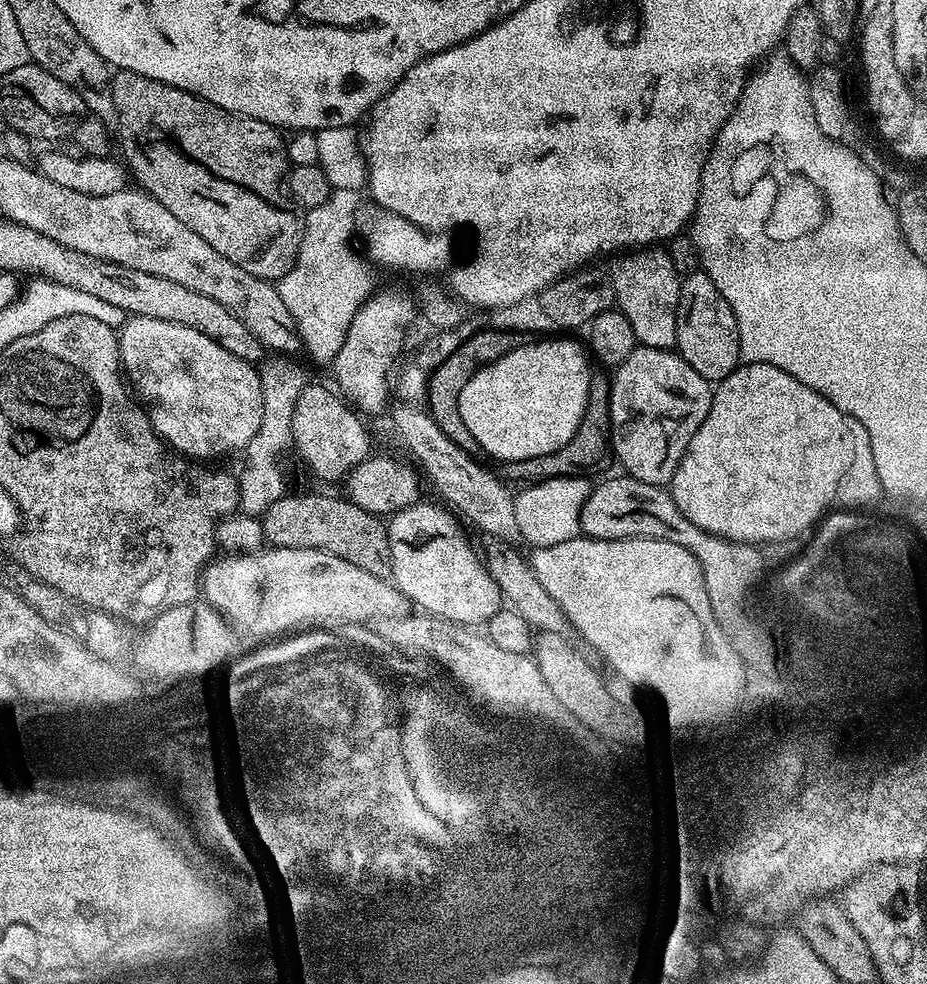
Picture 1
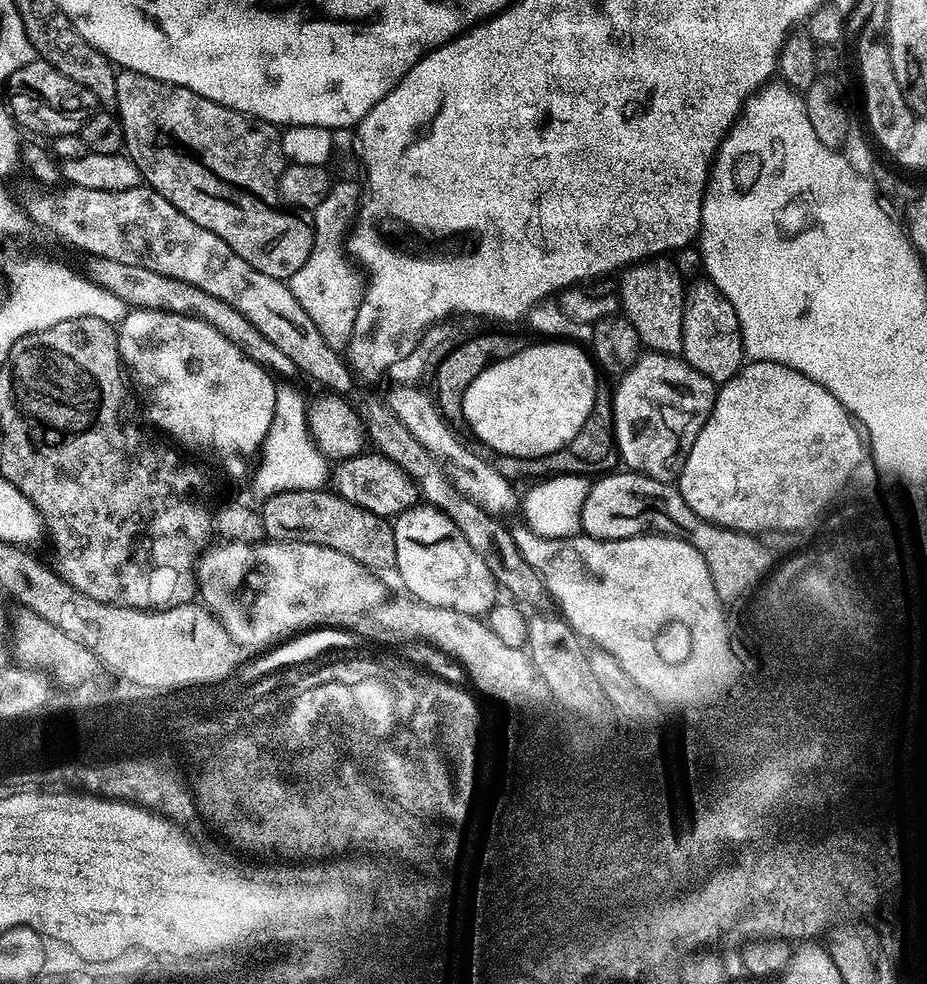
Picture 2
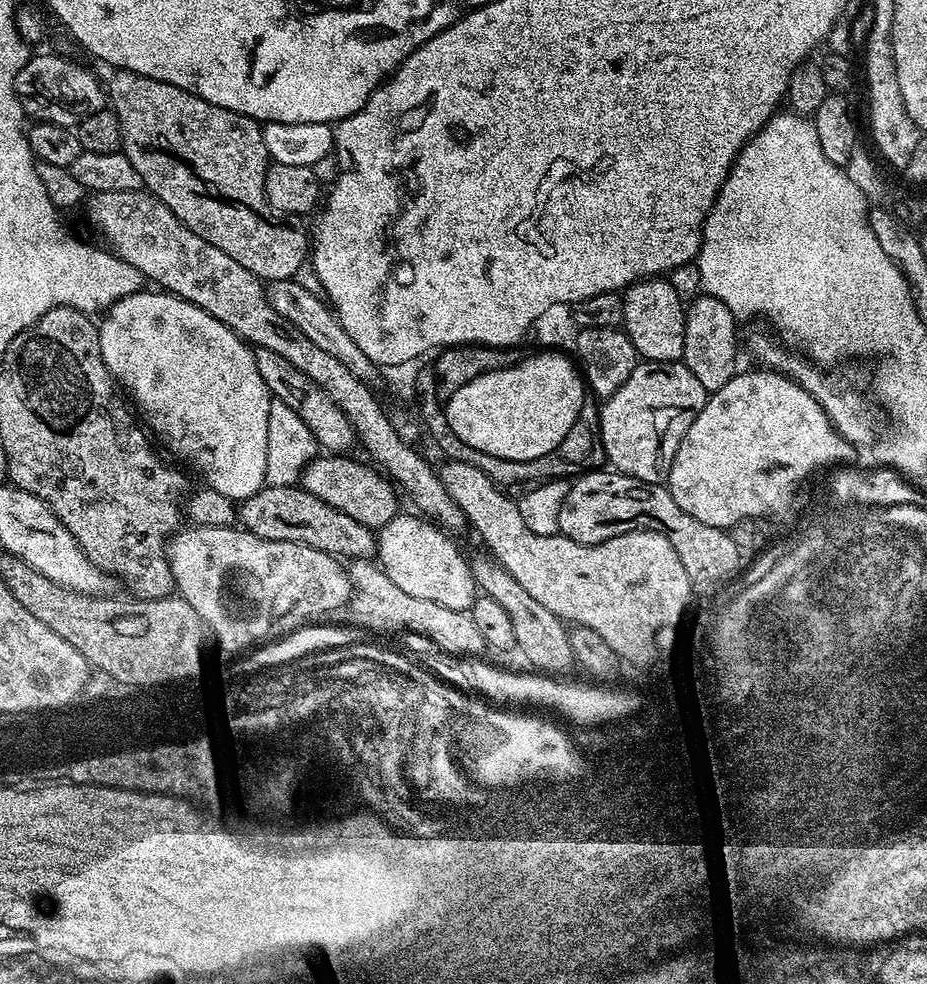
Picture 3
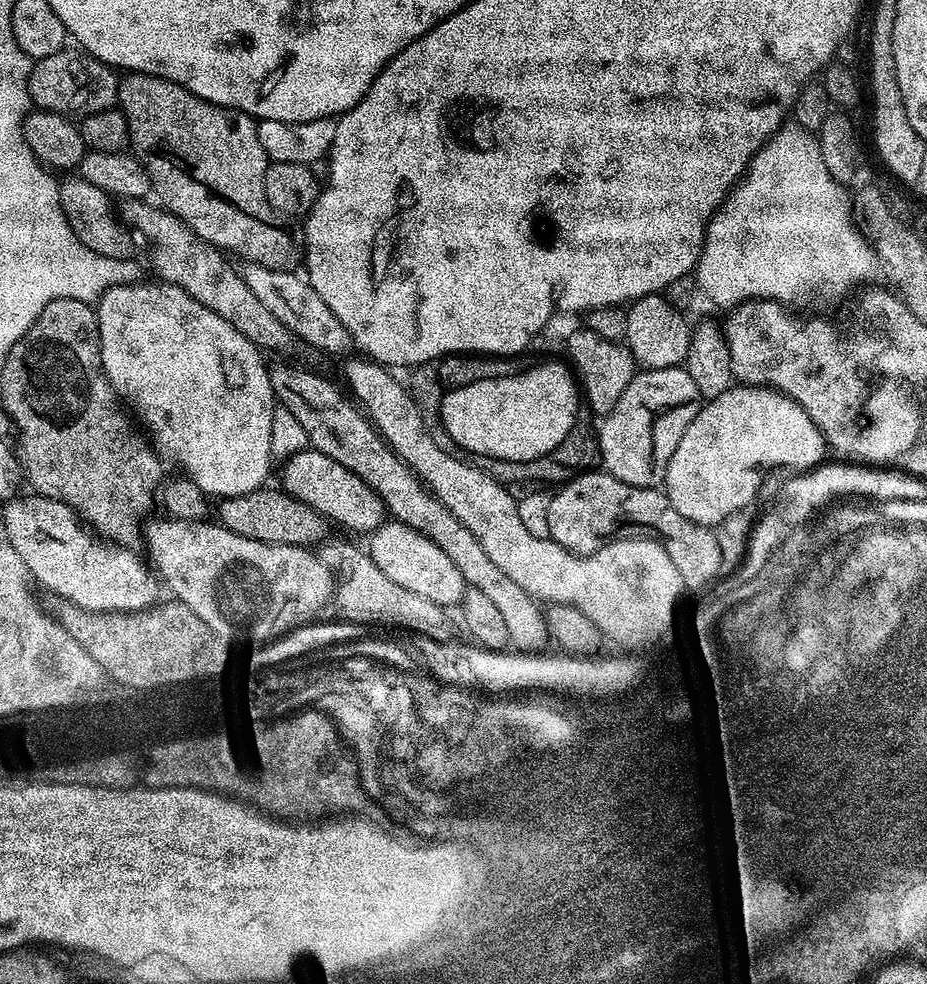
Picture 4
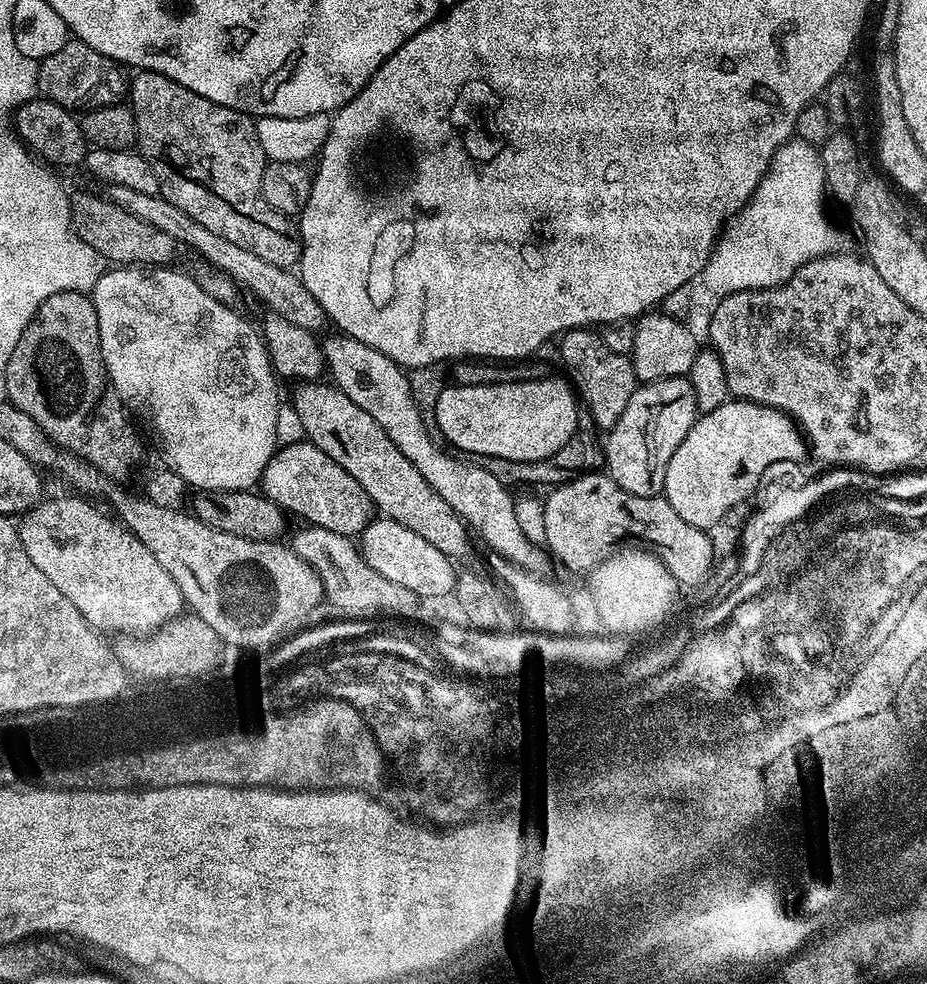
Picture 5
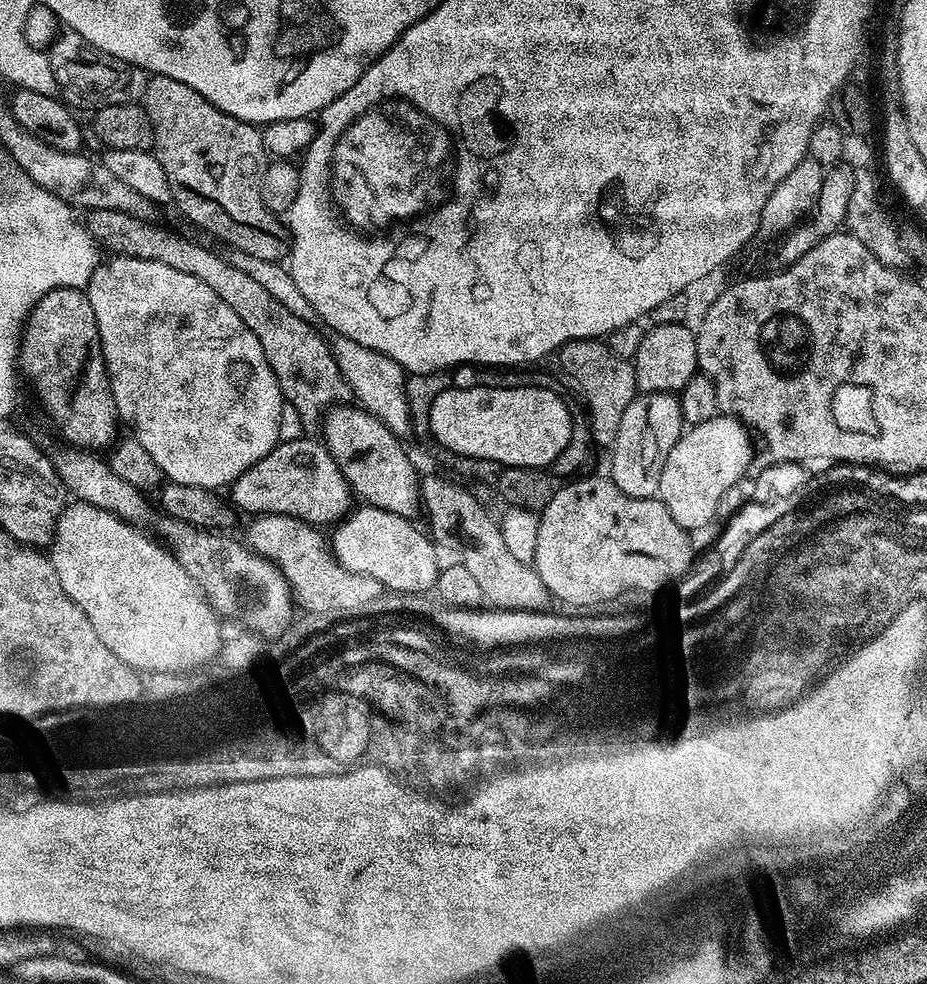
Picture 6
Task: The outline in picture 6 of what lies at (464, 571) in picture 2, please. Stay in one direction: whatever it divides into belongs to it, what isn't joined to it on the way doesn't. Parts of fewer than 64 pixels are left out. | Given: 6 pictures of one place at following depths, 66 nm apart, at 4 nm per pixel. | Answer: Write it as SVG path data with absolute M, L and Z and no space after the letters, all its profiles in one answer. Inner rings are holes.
M360 506L333 531L337 531L336 533L331 533L330 542L339 561L348 570L370 574L370 578L374 578L390 591L416 592L435 589L436 580L440 576L442 561L436 557L435 546L415 528L416 526L413 521L402 518L398 514L390 514L377 508Z

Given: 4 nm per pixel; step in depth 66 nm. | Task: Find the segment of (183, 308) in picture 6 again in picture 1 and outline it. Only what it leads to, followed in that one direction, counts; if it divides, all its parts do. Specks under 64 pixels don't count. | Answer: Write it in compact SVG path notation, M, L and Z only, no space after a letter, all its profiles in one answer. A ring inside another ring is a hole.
M132 316L119 329L118 339L123 371L130 384L132 379L137 394L145 400L153 430L165 444L174 446L177 453L191 454L197 461L208 462L211 456L239 453L258 434L263 418L263 390L260 373L249 361L239 360L197 328L162 318Z

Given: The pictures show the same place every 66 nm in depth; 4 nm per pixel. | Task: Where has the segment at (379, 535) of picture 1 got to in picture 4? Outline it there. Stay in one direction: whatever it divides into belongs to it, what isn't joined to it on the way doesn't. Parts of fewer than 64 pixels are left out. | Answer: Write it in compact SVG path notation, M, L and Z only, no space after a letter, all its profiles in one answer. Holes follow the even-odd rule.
M265 486L255 488L250 494L223 497L217 503L220 504L217 508L215 505L215 519L234 534L242 534L242 538L250 538L258 542L301 546L319 545L329 535L329 533L327 534L328 528L330 529L329 521L325 520L323 516L319 516L304 502L295 500L289 492L285 492L279 487L276 488Z

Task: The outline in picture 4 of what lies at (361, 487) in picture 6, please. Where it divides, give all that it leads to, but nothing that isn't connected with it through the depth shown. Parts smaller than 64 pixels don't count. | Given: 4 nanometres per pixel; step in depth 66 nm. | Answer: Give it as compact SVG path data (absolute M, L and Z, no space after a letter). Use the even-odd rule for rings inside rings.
M272 364L268 370L270 386L274 390L278 404L288 408L290 414L298 420L302 429L306 430L309 445L317 452L326 454L326 458L334 458L334 462L346 466L378 498L382 498L384 511L395 523L410 526L418 534L430 538L454 566L458 566L458 574L462 574L465 585L482 590L494 602L494 607L506 621L506 634L509 645L515 651L525 653L543 653L550 644L548 627L537 601L518 582L512 581L494 562L490 562L486 550L478 546L478 538L446 510L446 506L428 491L423 480L409 468L408 463L400 457L386 440L381 440L376 425L364 415L363 411L351 399L344 400L345 393L335 388L324 376L316 372L307 372L304 368L295 368L292 364Z

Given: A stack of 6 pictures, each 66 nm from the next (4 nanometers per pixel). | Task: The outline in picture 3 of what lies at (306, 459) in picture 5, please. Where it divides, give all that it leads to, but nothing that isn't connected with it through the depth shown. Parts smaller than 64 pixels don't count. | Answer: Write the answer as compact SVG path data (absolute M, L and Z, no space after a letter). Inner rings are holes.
M348 454L317 455L302 471L302 486L314 494L314 498L322 498L322 502L334 506L334 510L350 514L354 522L362 522L362 526L373 530L384 528L386 522L393 520L401 511L396 501L397 489L383 471L377 470L371 463L359 464L352 458Z

